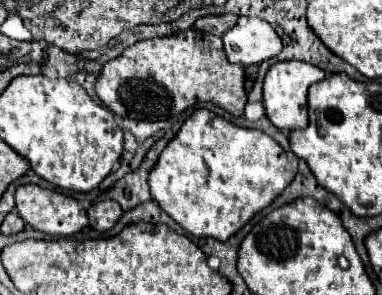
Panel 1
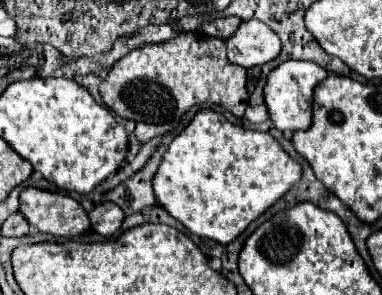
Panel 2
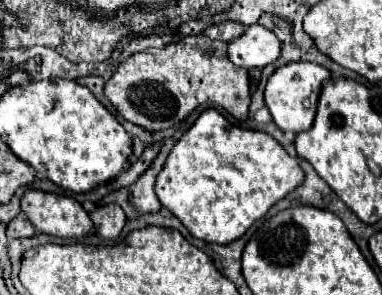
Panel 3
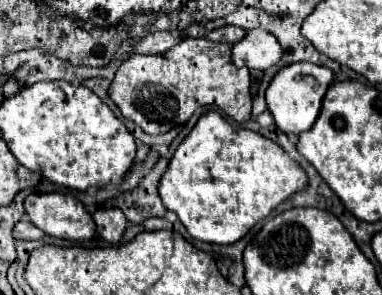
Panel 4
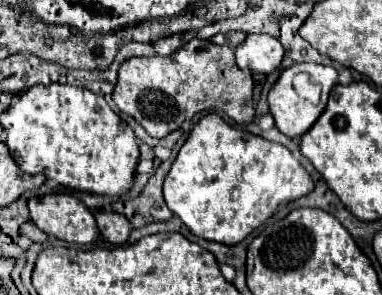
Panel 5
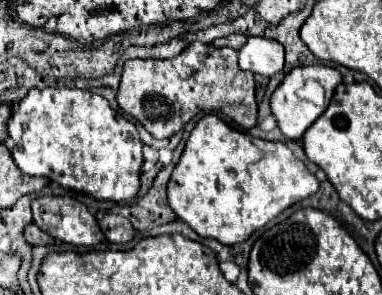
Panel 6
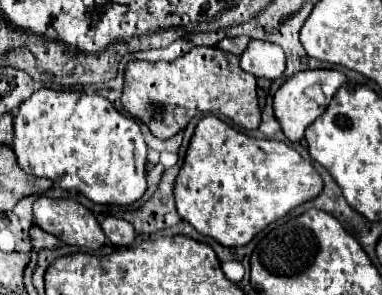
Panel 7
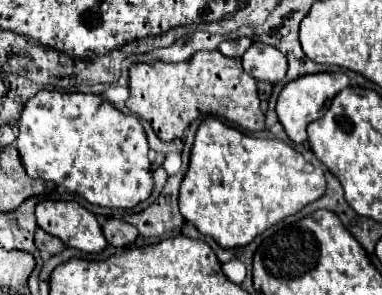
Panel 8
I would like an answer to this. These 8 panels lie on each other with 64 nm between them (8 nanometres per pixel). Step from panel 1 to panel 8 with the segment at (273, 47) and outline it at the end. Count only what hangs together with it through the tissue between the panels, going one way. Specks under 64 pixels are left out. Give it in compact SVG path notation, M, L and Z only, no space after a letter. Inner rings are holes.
M254 42L242 56L242 66L260 82L276 84L286 76L286 56L268 44Z

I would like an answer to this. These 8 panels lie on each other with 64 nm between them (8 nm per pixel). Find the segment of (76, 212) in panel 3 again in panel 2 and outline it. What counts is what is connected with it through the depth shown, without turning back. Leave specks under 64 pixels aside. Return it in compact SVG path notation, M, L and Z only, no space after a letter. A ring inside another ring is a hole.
M24 188L20 212L32 226L52 236L74 238L90 228L86 210L74 198L50 190Z

